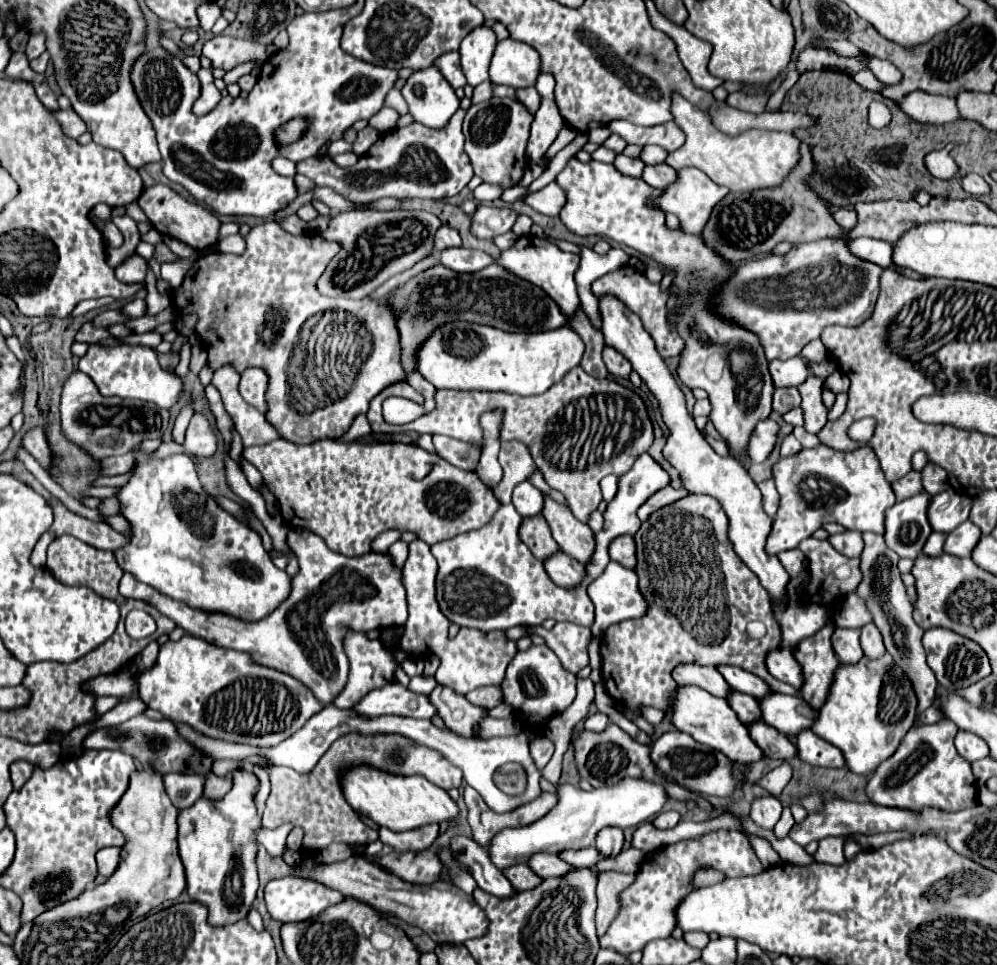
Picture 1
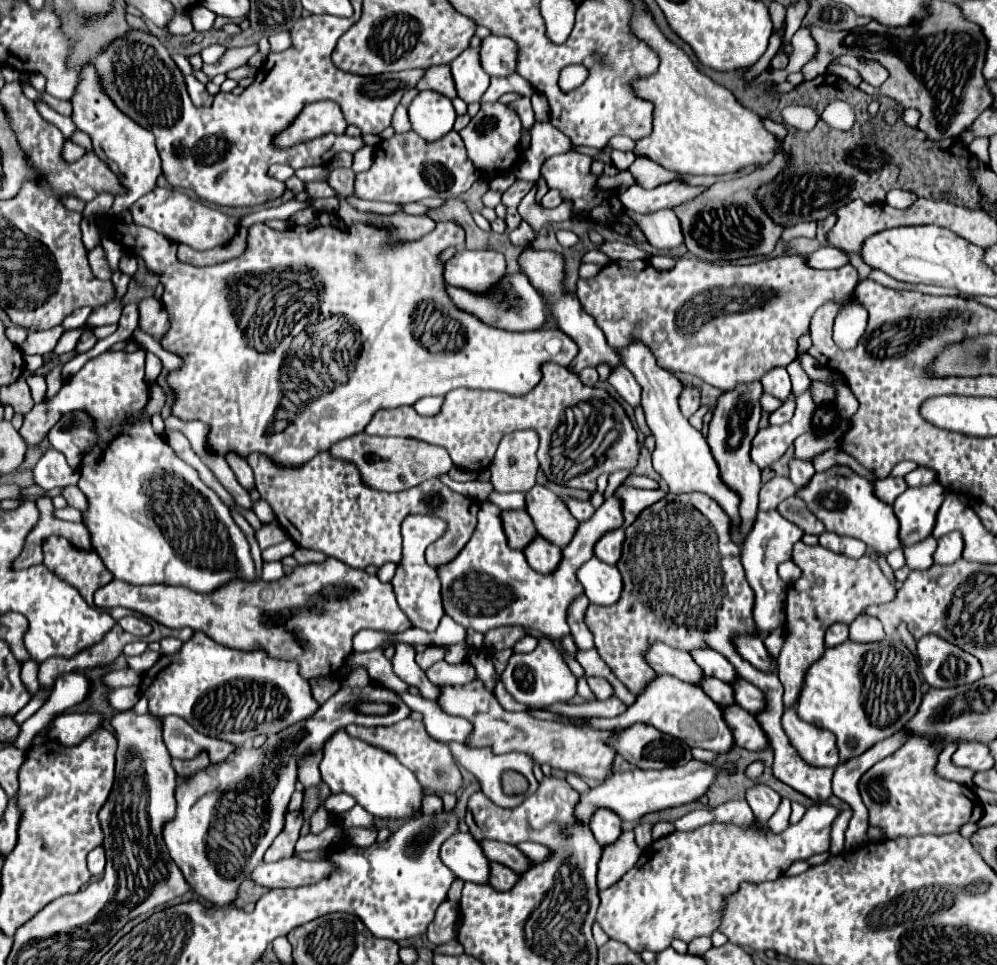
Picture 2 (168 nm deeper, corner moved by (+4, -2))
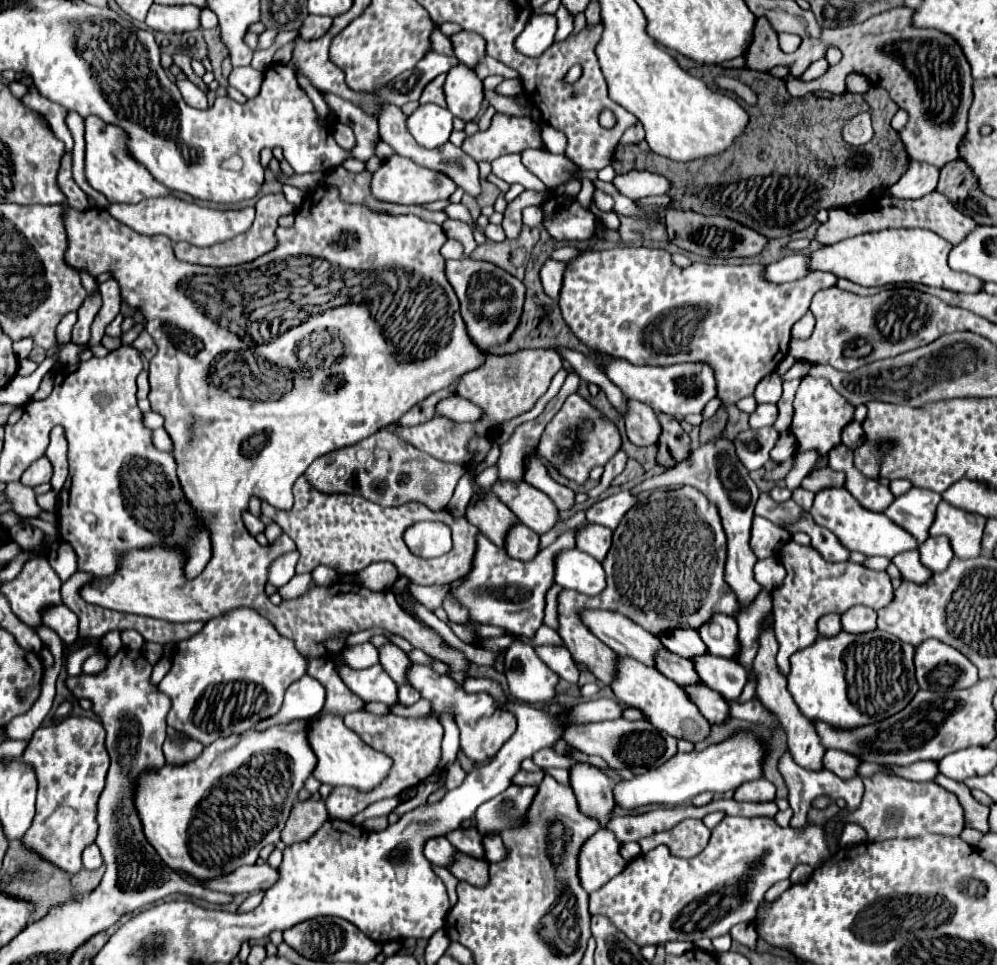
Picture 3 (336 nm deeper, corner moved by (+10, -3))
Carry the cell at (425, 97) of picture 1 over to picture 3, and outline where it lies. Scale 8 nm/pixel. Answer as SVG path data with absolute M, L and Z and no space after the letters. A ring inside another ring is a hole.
M418 106L412 116L408 116L408 132L414 140L432 150L448 142L452 134L452 114L440 106Z

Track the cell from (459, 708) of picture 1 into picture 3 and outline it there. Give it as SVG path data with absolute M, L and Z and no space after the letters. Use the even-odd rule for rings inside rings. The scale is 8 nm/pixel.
M386 642L384 646L378 648L378 654L380 654L380 664L388 672L388 676L394 678L396 684L406 682L406 666L410 666L406 652L402 652L398 646Z

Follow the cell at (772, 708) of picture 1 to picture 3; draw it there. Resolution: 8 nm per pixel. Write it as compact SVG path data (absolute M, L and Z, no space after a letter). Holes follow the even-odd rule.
M702 654L692 658L692 662L700 680L712 690L720 692L726 700L736 700L748 682L748 670L730 658Z

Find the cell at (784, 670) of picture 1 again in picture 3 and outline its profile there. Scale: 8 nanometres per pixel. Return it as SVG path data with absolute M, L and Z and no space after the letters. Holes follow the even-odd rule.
M712 614L712 618L698 628L698 634L710 654L734 658L734 650L736 650L734 638L738 634L738 626L736 626L734 616Z

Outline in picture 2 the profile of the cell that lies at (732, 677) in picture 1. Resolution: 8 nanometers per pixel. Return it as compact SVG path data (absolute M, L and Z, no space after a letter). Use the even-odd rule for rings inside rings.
M696 649L696 653L690 653L690 655L704 669L706 677L716 677L716 679L730 683L730 685L736 681L736 677L738 677L736 669L724 655L714 653L712 649Z

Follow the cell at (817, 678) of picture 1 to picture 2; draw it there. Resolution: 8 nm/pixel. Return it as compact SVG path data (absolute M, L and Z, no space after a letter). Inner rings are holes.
M798 541L792 551L792 561L802 569L802 575L788 589L786 601L788 639L778 655L778 677L784 685L784 707L794 707L798 703L806 671L826 651L824 633L830 625L850 623L860 615L864 607L886 603L892 601L892 597L896 597L894 585L890 585L890 581L884 577L878 563L866 555L856 561L832 553L822 545L812 547Z

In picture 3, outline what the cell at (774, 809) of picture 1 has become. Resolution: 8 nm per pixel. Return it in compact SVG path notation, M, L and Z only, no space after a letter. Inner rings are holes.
M766 778L744 782L734 790L734 800L738 800L738 802L744 802L744 800L748 800L748 802L770 802L774 796L776 796L776 788Z

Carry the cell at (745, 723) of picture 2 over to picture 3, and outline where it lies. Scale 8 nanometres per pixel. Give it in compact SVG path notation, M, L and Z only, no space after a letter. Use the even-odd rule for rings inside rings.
M698 682L694 686L684 686L684 690L708 722L714 724L714 722L724 722L728 718L728 702L706 684Z

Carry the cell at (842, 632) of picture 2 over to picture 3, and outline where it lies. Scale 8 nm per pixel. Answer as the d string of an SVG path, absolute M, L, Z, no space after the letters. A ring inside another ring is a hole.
M824 614L818 620L818 632L822 636L836 636L840 632L840 616L838 614Z

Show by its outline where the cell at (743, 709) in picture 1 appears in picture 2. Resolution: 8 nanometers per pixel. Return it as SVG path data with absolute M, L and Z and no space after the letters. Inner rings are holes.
M704 677L704 685L700 685L702 691L720 707L730 707L734 705L734 689L732 685L724 685L722 681L716 681L712 677Z

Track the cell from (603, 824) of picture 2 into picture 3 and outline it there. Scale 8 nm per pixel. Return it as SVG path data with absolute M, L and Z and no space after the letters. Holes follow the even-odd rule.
M578 762L570 768L570 786L578 798L580 810L598 818L600 826L610 820L614 810L612 780L588 762Z

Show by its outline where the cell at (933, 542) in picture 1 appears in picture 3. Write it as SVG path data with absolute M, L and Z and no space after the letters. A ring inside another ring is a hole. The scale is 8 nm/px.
M916 550L906 552L906 554L898 554L892 562L900 570L902 580L908 580L908 582L914 582L914 584L926 584L932 576L930 570L926 570L922 566L922 562L918 562L918 552Z

